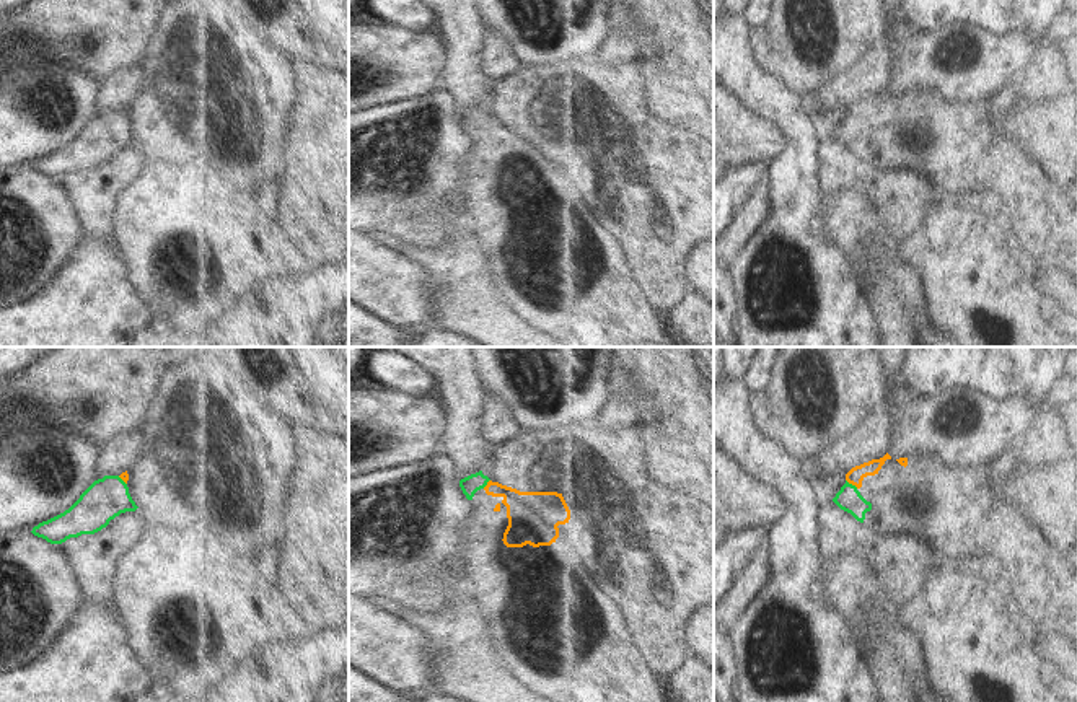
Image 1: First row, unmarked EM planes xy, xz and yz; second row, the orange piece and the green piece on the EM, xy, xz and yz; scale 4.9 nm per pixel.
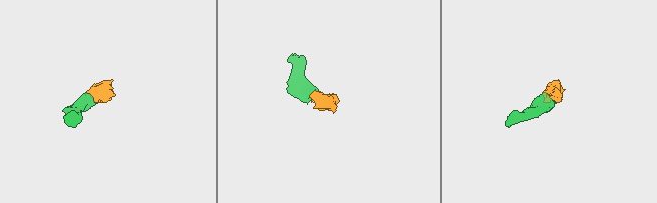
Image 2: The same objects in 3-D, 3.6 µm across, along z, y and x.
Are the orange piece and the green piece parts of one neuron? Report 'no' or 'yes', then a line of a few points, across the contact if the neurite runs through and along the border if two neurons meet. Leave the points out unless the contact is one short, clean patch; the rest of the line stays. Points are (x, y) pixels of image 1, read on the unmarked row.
yes | yz (856, 109), (852, 119), (848, 134)

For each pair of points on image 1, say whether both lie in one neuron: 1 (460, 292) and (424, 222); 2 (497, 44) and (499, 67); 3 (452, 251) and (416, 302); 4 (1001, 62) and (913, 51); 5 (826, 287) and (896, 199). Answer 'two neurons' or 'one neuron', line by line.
1: two neurons
2: one neuron
3: two neurons
4: one neuron
5: two neurons

